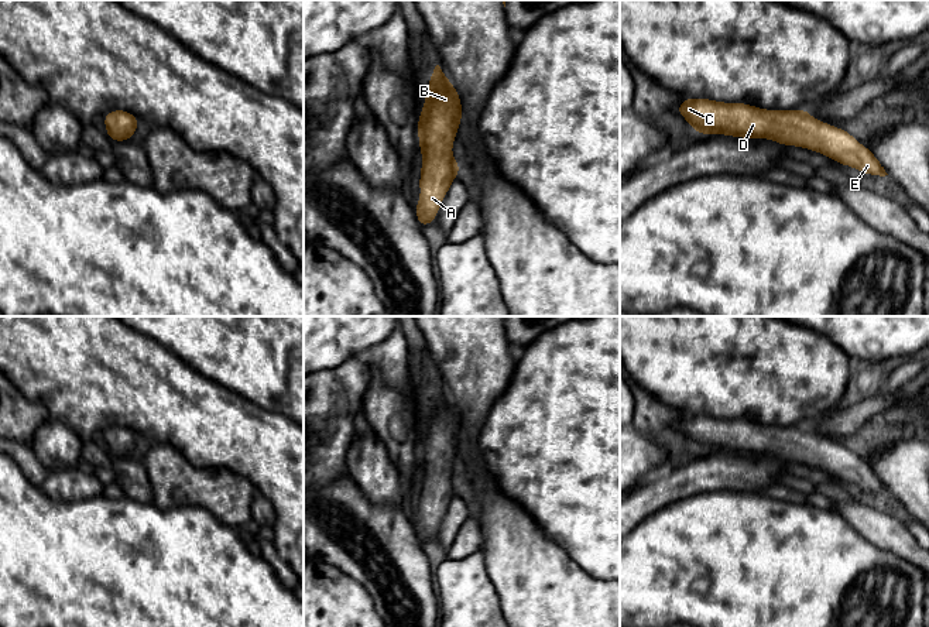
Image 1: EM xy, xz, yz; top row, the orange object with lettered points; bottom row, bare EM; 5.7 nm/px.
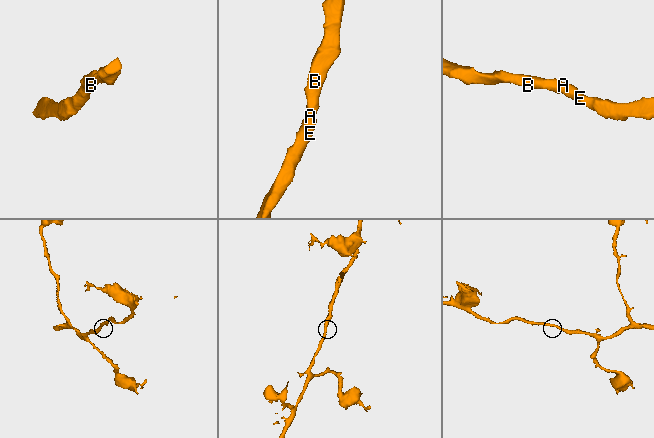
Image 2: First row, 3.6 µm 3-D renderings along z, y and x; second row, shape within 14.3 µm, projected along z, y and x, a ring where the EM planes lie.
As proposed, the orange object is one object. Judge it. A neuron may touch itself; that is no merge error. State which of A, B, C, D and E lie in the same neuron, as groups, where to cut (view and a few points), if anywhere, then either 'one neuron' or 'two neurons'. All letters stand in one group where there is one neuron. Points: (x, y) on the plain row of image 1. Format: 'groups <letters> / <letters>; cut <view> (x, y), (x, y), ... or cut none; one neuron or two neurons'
groups A B C D E; cut none; one neuron

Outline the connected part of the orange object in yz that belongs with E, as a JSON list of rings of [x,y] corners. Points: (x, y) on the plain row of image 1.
[[[685,414],[676,429],[700,450],[771,455],[817,467],[863,490],[888,491],[874,470],[843,445],[815,436],[808,426],[764,426],[745,419]]]

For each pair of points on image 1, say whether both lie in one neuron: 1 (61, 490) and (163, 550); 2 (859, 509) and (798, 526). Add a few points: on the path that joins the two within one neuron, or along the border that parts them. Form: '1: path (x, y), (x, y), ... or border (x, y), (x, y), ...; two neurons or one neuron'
1: border (44, 490), (54, 499), (91, 499), (100, 493); two neurons
2: border (837, 513), (863, 537); two neurons

